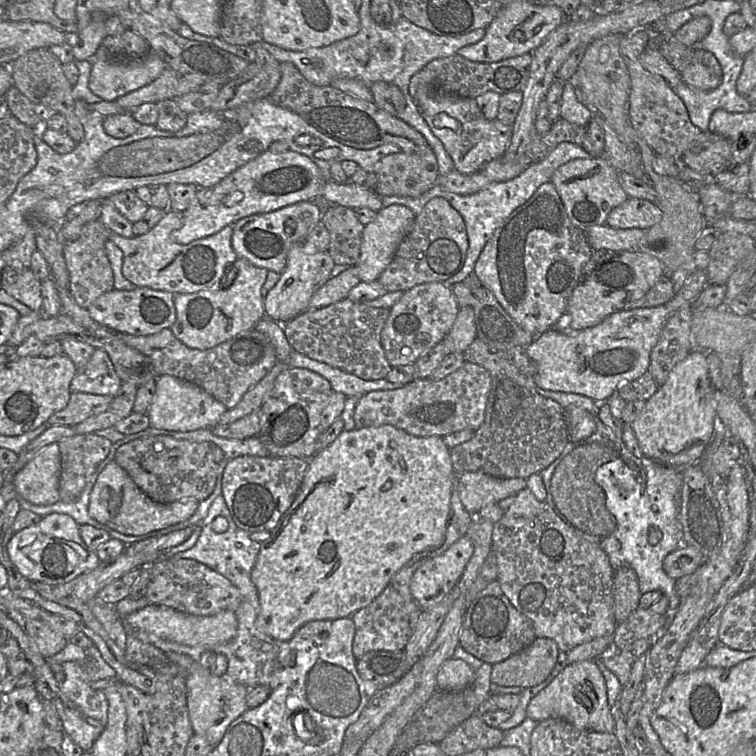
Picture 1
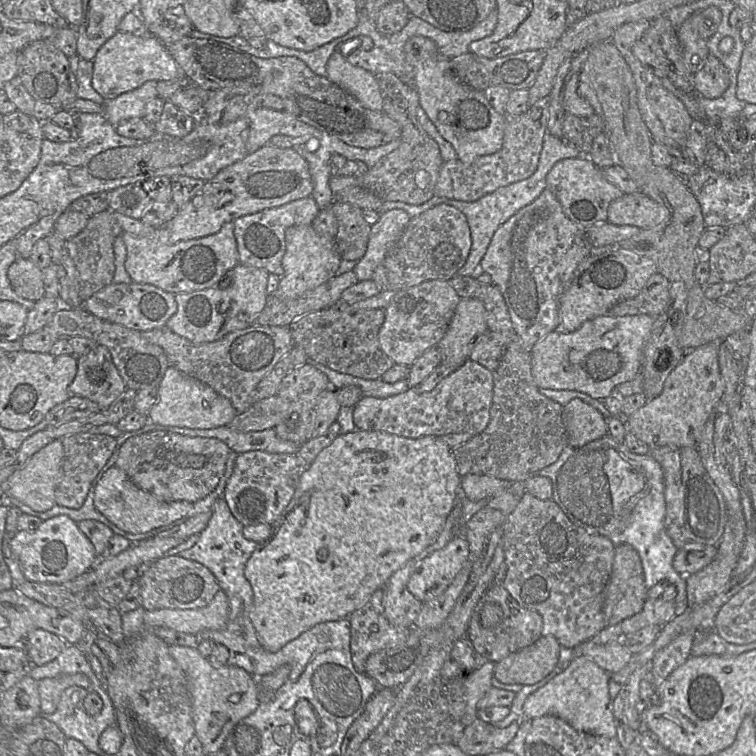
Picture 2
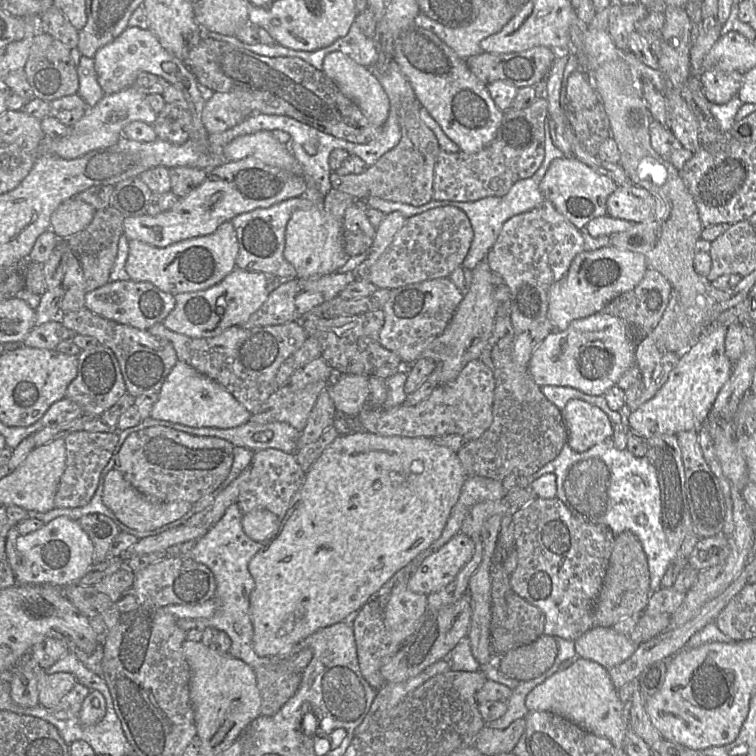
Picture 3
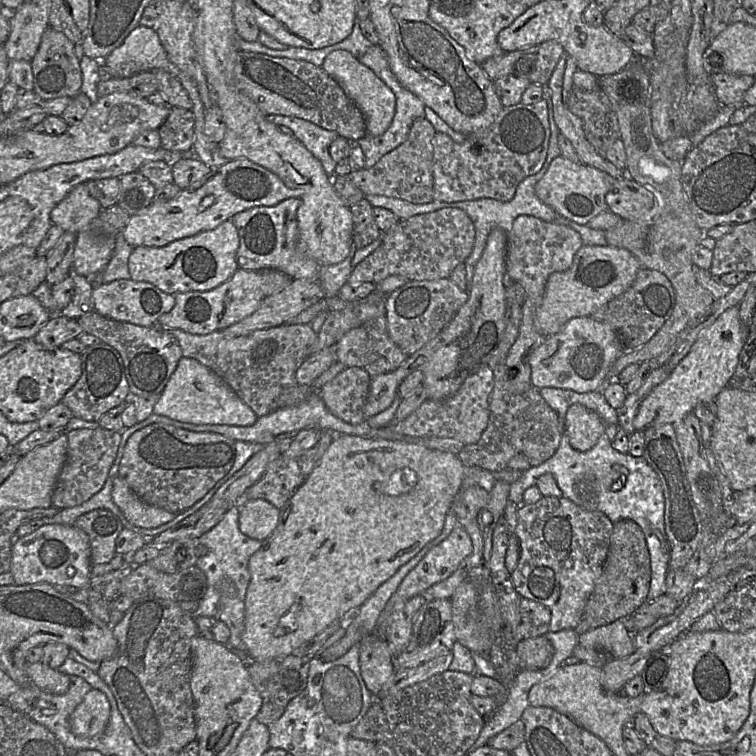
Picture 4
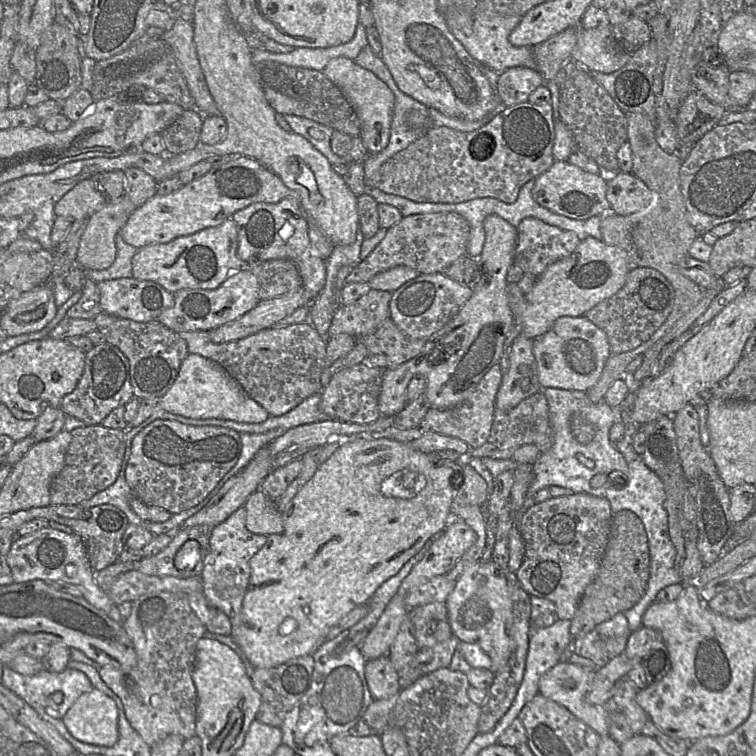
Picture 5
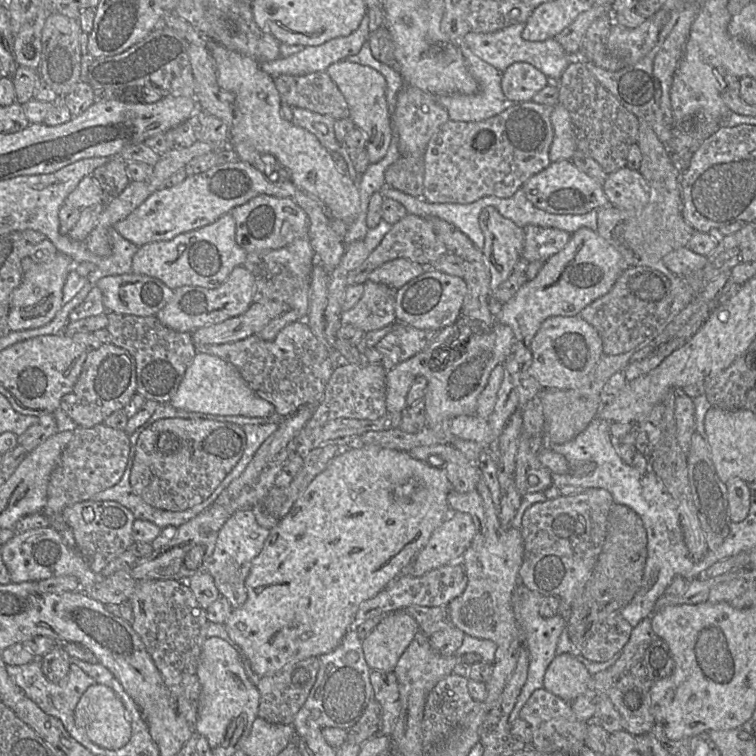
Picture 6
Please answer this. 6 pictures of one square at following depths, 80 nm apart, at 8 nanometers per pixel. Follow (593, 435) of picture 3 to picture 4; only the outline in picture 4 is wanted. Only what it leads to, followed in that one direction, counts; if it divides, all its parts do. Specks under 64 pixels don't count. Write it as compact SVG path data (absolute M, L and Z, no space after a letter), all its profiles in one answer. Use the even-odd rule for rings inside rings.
M581 404L571 405L565 416L565 433L571 446L580 452L593 448L607 426L593 411Z

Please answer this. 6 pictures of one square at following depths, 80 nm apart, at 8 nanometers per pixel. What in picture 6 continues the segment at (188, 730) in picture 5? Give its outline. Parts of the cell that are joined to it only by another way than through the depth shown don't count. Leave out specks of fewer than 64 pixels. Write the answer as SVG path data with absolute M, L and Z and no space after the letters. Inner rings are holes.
M137 580L129 598L133 619L130 622L158 668L176 704L176 710L193 729L197 720L200 684L197 666L206 640L206 610L201 608L185 581Z

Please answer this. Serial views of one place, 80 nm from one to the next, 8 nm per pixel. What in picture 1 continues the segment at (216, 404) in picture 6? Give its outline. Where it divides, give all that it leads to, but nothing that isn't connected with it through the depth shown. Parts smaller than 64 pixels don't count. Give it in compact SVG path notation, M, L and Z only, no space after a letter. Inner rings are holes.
M171 375L157 376L156 392L148 408L150 426L169 431L212 429L228 409L201 387Z

